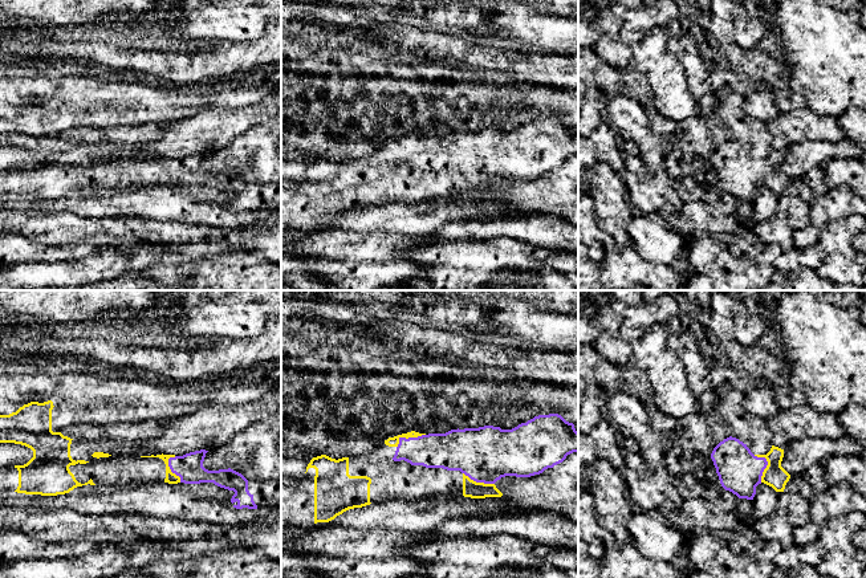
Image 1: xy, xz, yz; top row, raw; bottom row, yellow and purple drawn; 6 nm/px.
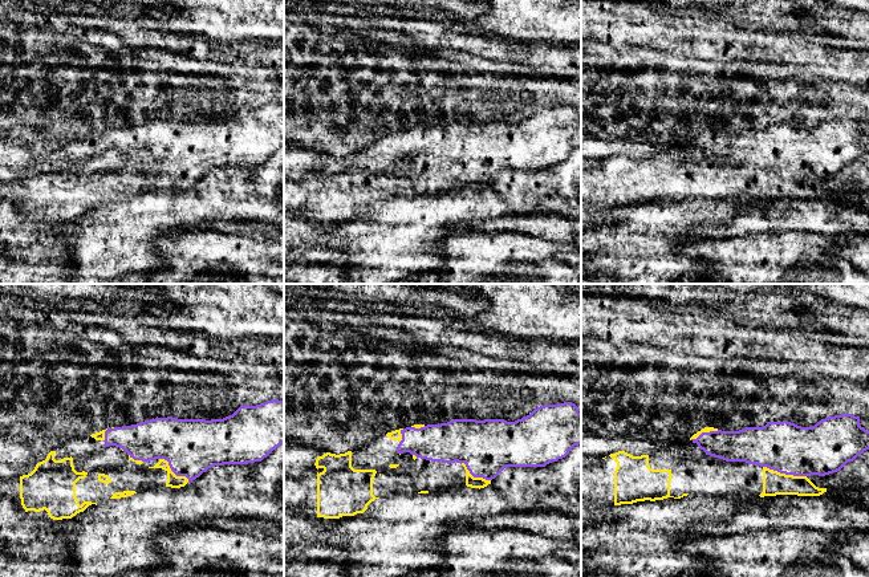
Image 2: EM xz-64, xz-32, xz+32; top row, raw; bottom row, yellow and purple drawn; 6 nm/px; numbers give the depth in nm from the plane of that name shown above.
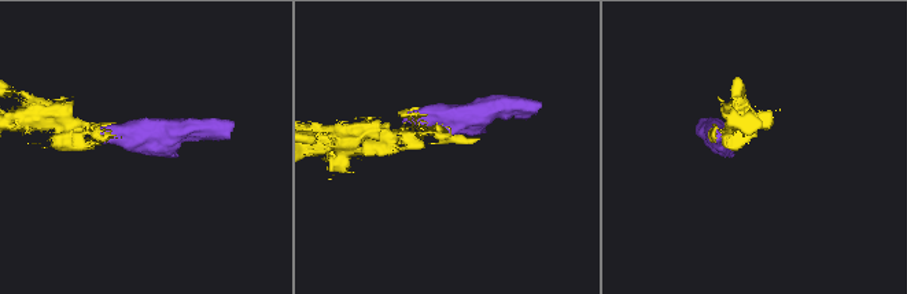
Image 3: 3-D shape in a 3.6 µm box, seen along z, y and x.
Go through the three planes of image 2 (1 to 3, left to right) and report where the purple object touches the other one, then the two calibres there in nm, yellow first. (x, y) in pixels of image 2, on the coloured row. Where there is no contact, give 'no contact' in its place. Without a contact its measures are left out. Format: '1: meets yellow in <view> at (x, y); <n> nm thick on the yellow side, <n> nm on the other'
1: meets yellow in xz-64 at (171, 471); 80 nm thick on the yellow side, 340 nm on the other
2: meets yellow in xz-32 at (475, 478); 70 nm thick on the yellow side, 320 nm on the other
3: meets yellow in xz+32 at (784, 474); 140 nm thick on the yellow side, 300 nm on the other

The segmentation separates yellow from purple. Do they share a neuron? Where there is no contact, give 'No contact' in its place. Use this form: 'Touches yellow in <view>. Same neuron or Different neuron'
Touches yellow in xz. Same neuron

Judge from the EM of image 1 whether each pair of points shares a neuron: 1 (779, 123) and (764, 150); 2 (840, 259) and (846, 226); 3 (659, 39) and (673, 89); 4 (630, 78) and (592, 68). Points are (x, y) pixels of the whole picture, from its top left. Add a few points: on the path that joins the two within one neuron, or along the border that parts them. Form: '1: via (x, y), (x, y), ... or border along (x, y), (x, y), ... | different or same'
1: border along (767, 123), (767, 129), (773, 137) | different
2: via (840, 251), (841, 233) | same
3: via (659, 51), (659, 65), (666, 77) | same
4: via (621, 78), (605, 78), (601, 76) | same

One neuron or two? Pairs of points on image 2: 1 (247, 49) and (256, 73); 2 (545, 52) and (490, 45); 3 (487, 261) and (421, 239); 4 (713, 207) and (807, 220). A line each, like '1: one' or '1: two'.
1: two
2: one
3: two
4: two

